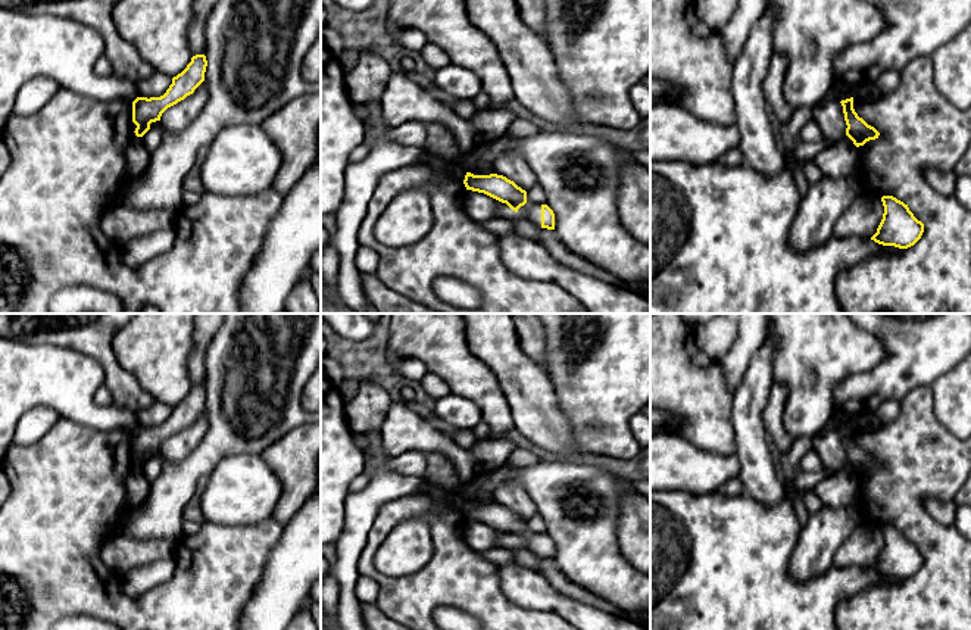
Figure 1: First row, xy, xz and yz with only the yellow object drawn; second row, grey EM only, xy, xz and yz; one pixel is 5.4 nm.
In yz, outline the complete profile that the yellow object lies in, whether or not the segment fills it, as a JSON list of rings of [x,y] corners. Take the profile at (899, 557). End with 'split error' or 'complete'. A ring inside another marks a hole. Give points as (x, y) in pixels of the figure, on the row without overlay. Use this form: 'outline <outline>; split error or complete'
outline [[[893,525],[881,527],[884,543],[871,567],[878,574],[908,578],[914,576],[924,562],[924,553],[909,540],[908,534]]]; complete

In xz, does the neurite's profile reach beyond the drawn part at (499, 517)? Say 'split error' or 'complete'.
complete

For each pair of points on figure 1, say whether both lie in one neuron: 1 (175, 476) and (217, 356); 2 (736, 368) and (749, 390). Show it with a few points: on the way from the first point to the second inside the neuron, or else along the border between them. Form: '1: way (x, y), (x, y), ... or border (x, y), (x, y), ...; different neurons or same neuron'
1: way (206, 452), (217, 442), (217, 387); same neuron
2: border (758, 348), (733, 393); different neurons

